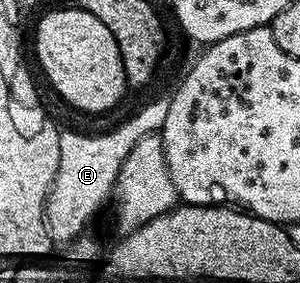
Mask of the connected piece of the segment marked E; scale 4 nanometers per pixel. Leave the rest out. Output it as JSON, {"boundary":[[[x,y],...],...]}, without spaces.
{"boundary":[[[169,98],[158,99],[144,106],[114,131],[98,137],[82,135],[67,129],[61,132],[59,169],[44,204],[45,225],[53,244],[67,246],[87,230],[85,227],[94,213],[107,199],[109,202],[115,190],[116,179],[121,173],[122,163],[130,155],[130,151],[134,149],[139,139],[150,133],[159,132],[163,128],[169,103]]]}

